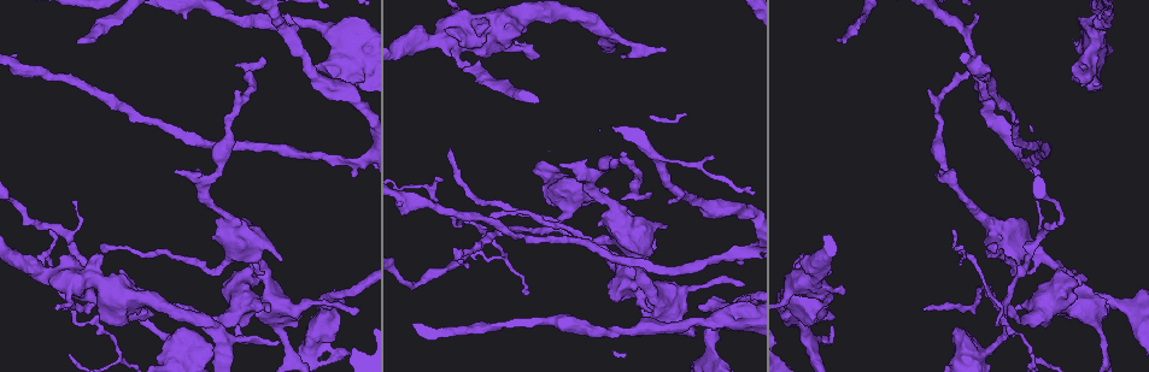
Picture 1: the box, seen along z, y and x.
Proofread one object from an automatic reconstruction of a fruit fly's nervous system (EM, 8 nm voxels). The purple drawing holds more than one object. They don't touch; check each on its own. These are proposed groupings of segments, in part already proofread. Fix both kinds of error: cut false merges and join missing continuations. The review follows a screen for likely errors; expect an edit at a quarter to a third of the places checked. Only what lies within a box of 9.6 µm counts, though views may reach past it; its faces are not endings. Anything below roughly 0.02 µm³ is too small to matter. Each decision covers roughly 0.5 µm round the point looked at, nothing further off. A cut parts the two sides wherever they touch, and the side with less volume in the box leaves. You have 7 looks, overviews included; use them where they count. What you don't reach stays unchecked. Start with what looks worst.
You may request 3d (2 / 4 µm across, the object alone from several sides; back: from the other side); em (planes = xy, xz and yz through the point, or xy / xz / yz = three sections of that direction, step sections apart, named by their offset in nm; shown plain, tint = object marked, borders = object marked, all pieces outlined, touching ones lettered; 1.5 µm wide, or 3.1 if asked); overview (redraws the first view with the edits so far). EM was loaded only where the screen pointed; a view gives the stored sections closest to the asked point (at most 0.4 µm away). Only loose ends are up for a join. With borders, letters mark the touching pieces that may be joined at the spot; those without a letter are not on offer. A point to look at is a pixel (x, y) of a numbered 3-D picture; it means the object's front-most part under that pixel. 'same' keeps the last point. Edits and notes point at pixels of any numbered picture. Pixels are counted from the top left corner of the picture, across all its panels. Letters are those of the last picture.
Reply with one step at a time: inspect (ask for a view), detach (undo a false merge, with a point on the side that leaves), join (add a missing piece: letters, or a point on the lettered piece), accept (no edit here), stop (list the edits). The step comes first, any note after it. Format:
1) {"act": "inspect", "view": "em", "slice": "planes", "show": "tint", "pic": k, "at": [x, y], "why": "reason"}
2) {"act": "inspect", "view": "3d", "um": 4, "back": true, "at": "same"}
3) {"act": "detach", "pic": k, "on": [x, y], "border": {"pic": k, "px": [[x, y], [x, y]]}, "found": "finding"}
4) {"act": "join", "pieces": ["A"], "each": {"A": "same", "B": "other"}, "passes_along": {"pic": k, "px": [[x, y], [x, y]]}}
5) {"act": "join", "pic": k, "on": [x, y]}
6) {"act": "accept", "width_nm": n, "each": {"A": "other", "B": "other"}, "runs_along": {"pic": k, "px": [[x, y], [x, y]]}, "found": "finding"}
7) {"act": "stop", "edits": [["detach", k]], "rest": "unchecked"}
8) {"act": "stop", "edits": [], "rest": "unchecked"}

{"act": "inspect", "view": "em", "slice": "planes", "show": "borders", "pic": 1, "at": [466, 69], "why": "free end"}

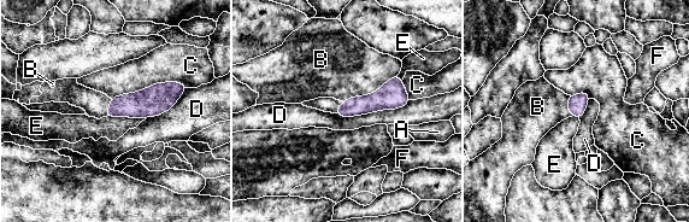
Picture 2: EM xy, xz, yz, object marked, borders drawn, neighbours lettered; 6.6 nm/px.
{"act": "join", "pieces": ["B"], "each": {"A": "other", "B": "same", "C": "other", "D": "other", "E": "other", "F": "other"}, "passes_along": {"pic": 2, "px": [[392, 95], [370, 94], [345, 66]]}, "found": "it goes on there"}

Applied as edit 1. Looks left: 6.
{"act": "inspect", "view": "em", "slice": "yz", "step": 8, "show": "tint", "pic": 1, "at": [252, 268], "why": "a narrow waist"}

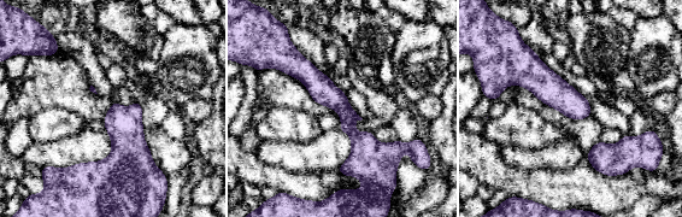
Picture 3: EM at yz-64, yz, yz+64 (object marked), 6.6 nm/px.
{"act": "inspect", "view": "em", "slice": "planes", "show": "borders", "at": "same", "why": "cut it another way"}

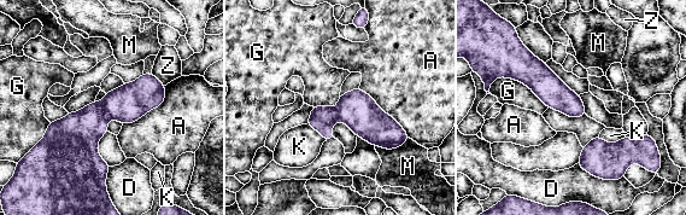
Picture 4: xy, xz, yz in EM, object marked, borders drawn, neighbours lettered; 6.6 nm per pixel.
{"act": "detach", "pic": 4, "on": [77, 134], "each": {"A": "other", "D": "other", "G": "other", "K": "other", "M": "other", "Z": "other"}, "found": "a second cell is stuck on"}

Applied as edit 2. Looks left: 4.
{"act": "inspect", "view": "3d", "um": 4, "pic": 1, "at": [996, 322], "why": "sharp bend"}

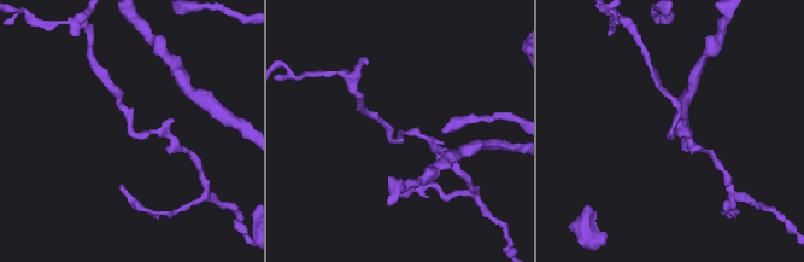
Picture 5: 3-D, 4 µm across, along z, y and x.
{"act": "inspect", "view": "em", "slice": "yz", "step": 4, "show": "tint", "pic": 5, "at": [674, 129], "why": "now the EM"}

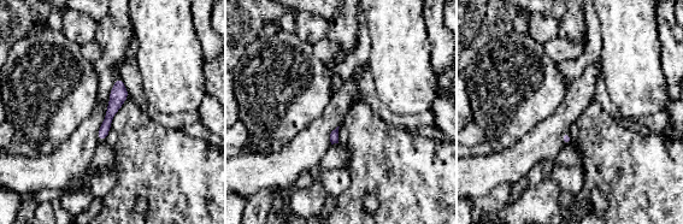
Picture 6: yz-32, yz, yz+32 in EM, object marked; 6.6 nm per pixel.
{"act": "inspect", "view": "em", "slice": "planes", "show": "borders", "at": "same", "why": "another direction"}

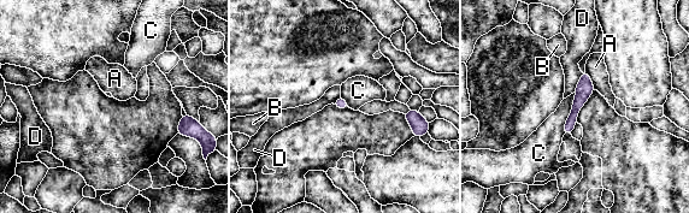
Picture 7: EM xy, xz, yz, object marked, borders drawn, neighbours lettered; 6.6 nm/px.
{"act": "accept", "each": {"A": "other", "B": "other", "C": "other", "D": "other"}, "found": "continuous, no second cell"}

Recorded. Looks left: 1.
{"act": "stop", "edits": [["join", 2], ["detach", 4]], "rest": "unchecked"}

